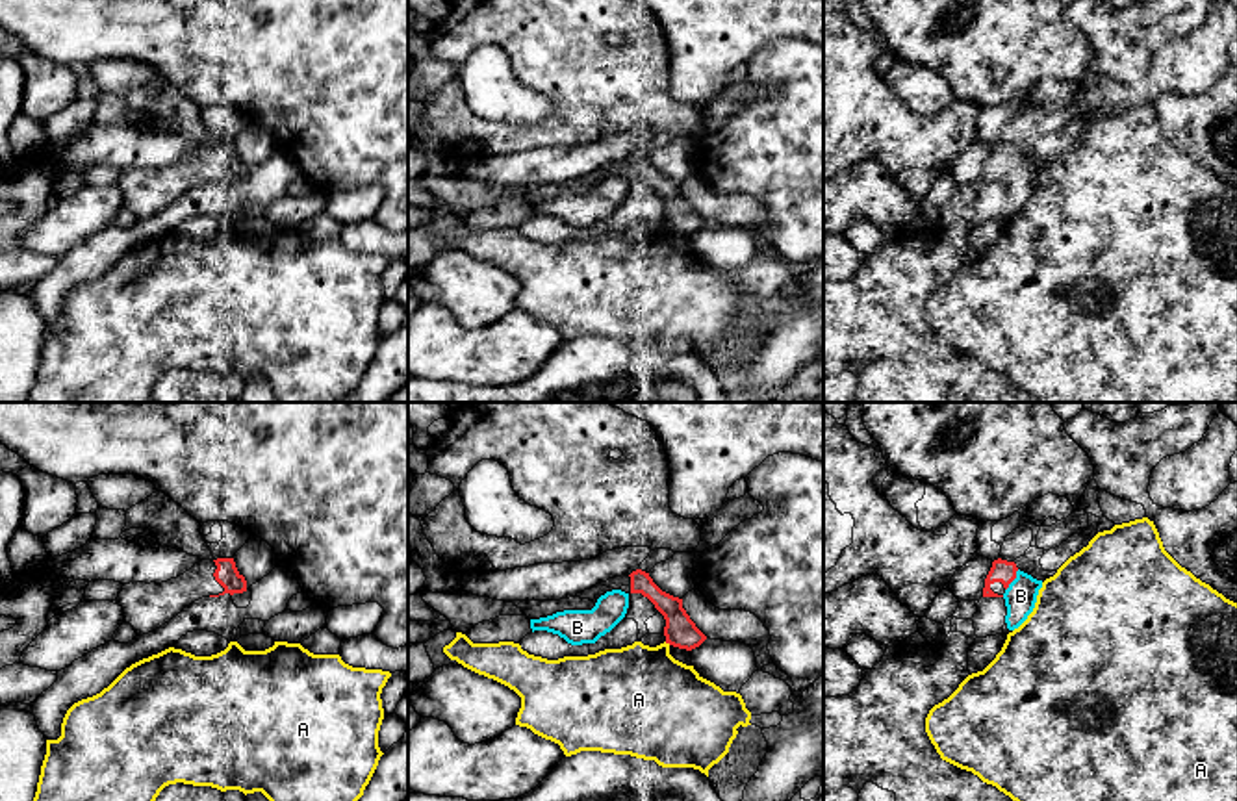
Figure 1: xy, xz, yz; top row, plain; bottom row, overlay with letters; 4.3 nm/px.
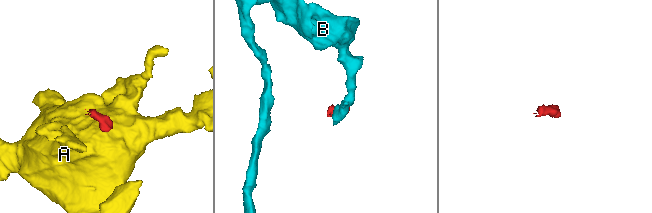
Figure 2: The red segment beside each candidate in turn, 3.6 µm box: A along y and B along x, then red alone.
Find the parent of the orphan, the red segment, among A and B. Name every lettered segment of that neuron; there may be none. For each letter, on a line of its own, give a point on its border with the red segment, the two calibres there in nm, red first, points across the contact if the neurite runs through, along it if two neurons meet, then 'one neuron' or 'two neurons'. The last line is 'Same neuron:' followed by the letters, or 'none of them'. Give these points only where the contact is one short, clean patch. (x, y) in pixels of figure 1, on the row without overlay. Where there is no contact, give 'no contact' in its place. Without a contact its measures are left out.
A: meets red in xz at (668, 227); 140 nm thick on the red side, 400 nm on the other; border along xz (664, 227), (670, 228); two neurons
B: meets red in yz at (1013, 164); 100 nm thick on the red side, 140 nm on the other; two neurons
Same neuron: none of them

